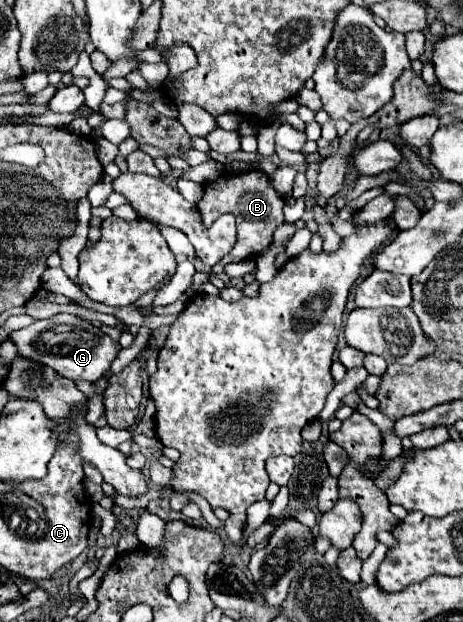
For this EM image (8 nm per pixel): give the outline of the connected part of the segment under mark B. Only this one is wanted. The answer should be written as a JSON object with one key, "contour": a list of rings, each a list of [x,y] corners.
{"contour":[[[248,170],[248,172],[234,172],[234,174],[222,174],[214,182],[204,184],[204,196],[198,202],[198,210],[202,214],[204,226],[212,226],[212,222],[230,212],[236,216],[238,224],[238,244],[232,248],[230,254],[226,254],[214,268],[212,274],[222,274],[224,266],[230,262],[242,262],[248,258],[256,258],[272,244],[272,232],[278,224],[284,222],[284,200],[278,196],[278,192],[270,186],[268,178],[262,174],[262,170]]]}

